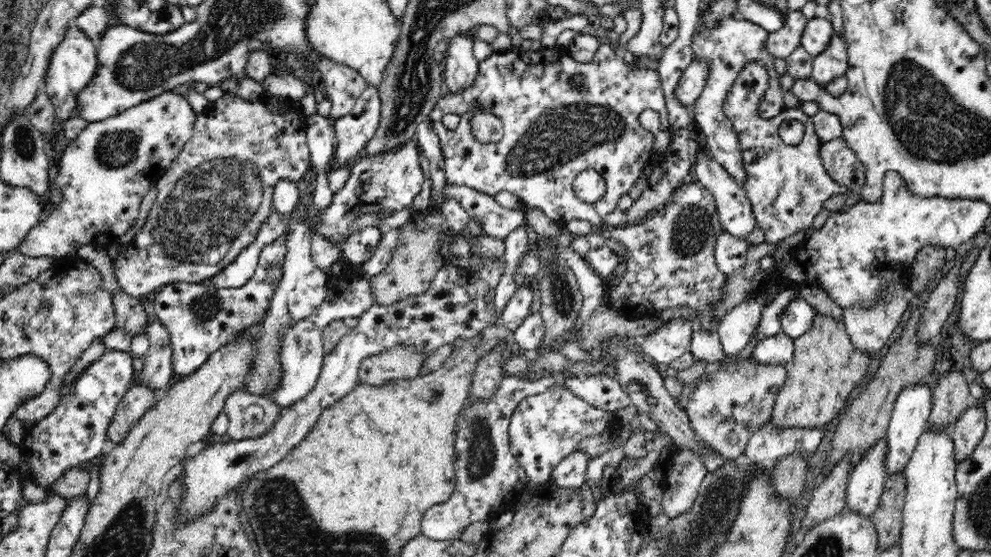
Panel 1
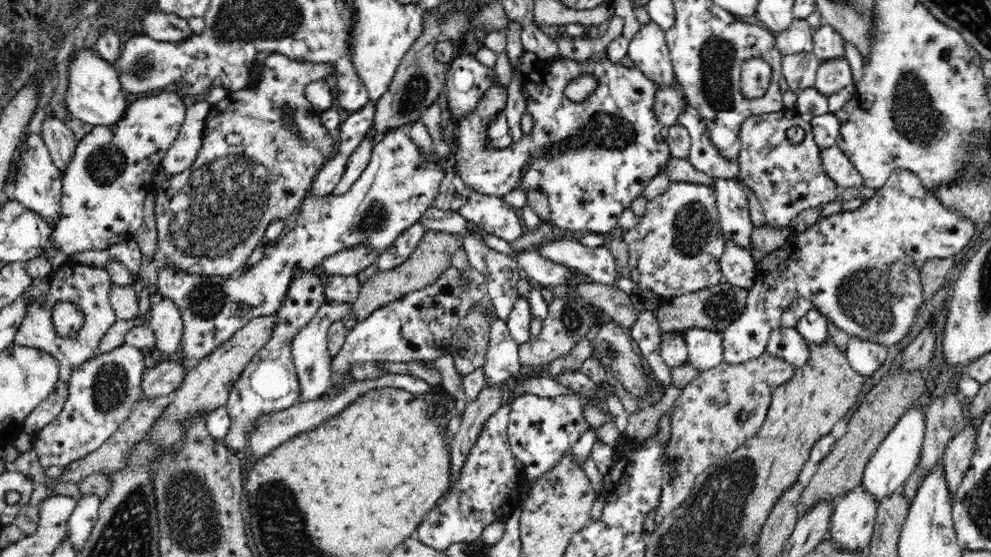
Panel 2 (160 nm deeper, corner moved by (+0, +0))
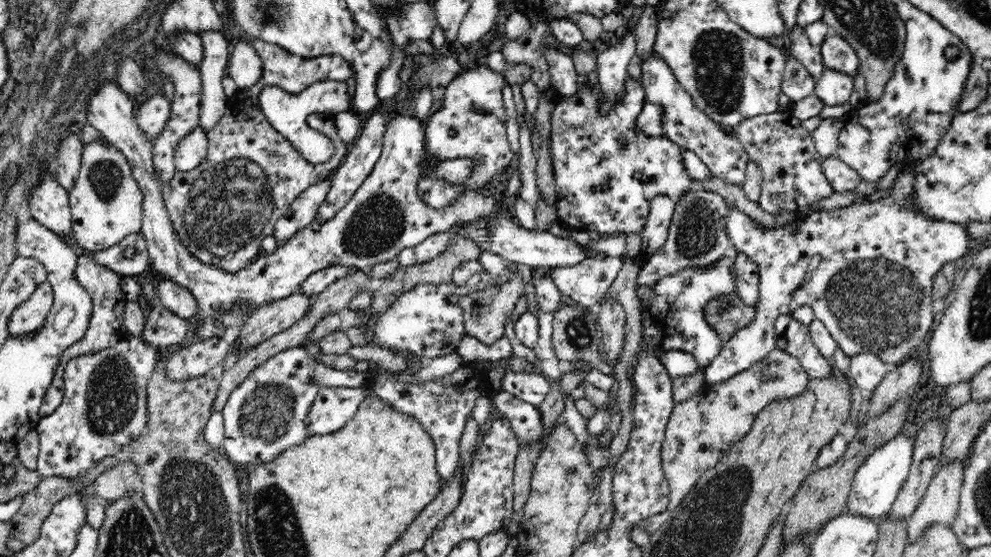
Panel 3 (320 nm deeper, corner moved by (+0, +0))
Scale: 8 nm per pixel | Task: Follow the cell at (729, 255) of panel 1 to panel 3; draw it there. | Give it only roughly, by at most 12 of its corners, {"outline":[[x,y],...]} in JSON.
{"outline":[[738,252],[733,271],[738,295],[758,312],[762,306],[758,265]]}

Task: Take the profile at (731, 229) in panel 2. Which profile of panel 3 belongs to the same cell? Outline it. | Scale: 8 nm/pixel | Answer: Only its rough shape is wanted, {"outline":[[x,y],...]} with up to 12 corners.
{"outline":[[884,200],[766,229],[736,208],[731,248],[762,306],[702,369],[728,380],[812,307],[848,357],[890,368],[934,329],[961,224]]}

